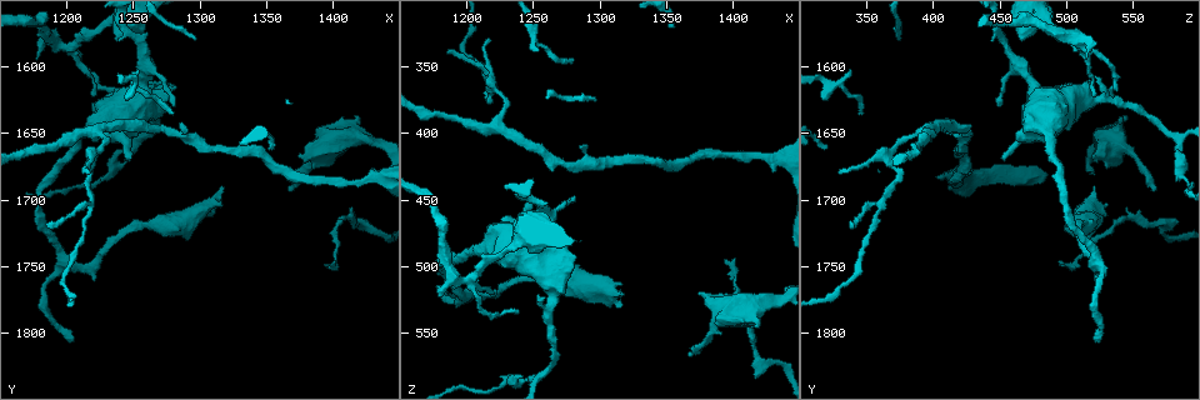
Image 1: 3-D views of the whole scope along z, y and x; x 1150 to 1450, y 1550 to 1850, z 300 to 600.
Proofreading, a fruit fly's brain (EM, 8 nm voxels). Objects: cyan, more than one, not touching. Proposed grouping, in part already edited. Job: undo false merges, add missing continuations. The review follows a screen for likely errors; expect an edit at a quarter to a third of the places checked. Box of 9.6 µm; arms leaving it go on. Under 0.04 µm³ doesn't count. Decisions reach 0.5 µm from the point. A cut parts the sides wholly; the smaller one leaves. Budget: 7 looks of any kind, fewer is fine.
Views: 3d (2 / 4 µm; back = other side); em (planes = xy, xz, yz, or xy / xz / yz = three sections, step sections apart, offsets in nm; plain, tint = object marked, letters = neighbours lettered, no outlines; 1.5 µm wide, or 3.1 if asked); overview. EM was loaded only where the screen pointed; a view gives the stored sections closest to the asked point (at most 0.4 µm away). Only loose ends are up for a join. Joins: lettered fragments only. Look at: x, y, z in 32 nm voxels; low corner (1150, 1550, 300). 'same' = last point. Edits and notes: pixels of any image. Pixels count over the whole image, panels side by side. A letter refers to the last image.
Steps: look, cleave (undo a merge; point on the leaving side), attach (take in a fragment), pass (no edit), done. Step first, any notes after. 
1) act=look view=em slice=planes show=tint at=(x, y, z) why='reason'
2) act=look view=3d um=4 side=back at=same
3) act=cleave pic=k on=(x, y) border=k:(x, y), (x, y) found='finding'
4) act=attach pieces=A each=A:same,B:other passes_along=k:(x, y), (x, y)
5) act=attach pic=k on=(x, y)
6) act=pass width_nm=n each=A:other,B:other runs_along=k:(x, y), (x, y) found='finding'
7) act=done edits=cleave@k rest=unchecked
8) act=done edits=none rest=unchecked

act=look view=3d um=4 at=(1368, 1688, 568) why='branch stops here'

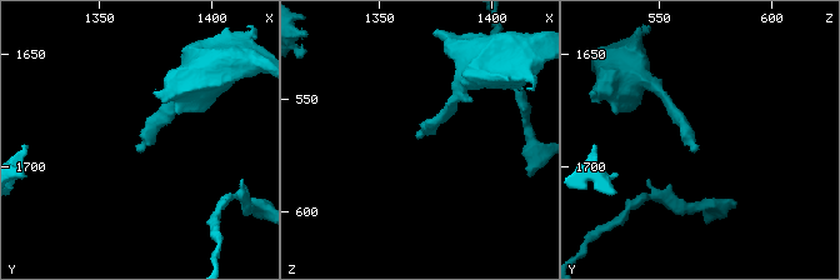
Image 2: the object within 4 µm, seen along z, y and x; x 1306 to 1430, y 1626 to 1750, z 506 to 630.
act=look view=em slice=planes show=plain at=(1369, 1690, 568) why='shape alone is not enough'

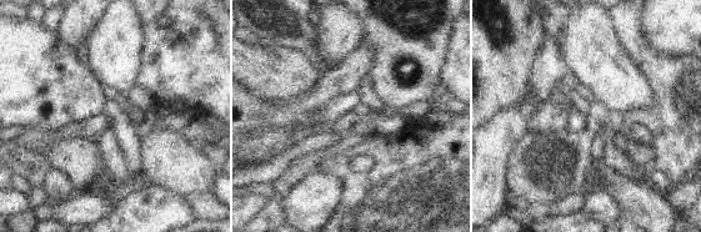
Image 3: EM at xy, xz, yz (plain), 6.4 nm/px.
act=look view=em slice=planes show=letters at=same why='what lies round it'

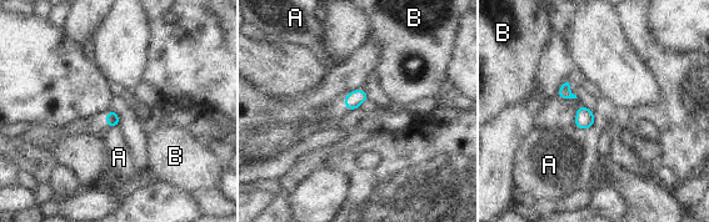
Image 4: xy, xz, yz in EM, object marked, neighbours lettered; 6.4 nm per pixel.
act=pass longest_contact=A:130nm each=A:other,B:other border=4:(574, 125), (582, 129), (593, 126) found='no lettered fragment goes on from it'

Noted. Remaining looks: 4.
act=look view=em slice=planes show=letters at=(1204, 1804, 520)

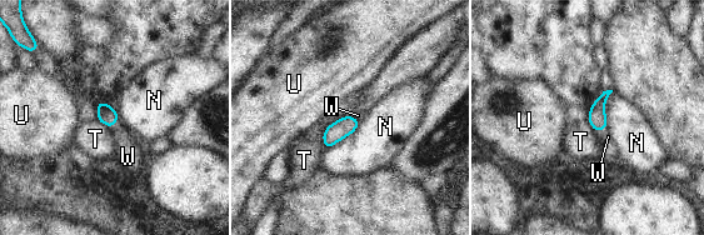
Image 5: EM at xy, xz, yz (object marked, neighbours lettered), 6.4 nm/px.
act=attach pieces=W each=N:other,T:other,U:other,W:same passes_along=5:(597, 118), (600, 130), (603, 136) found='it goes on there'

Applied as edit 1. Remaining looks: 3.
act=look view=em slice=yz step=4 show=tint at=(1206, 1586, 506) why='abrupt turn'

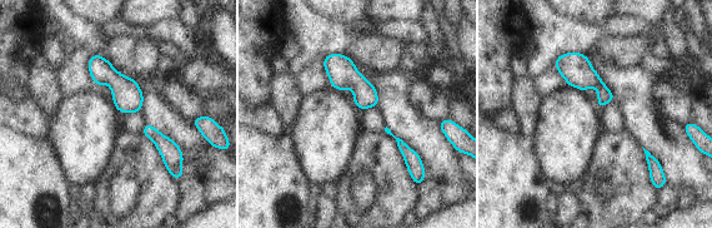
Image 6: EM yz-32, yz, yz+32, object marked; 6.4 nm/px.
act=look view=em slice=yz step=4 show=letters at=same why='what lies round it'

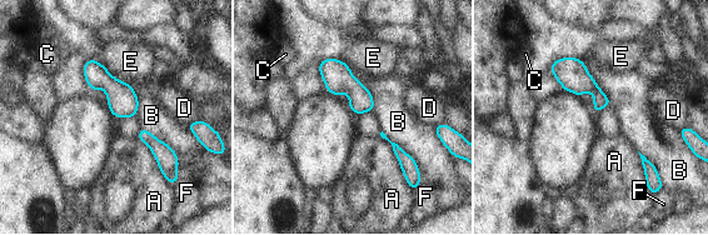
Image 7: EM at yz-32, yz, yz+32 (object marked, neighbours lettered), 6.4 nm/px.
act=pass each=A:other,B:other,C:other,D:other,E:other,F:other border=7:(380, 135), (390, 144), (409, 185) found='one neuron here'

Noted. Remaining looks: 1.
act=done edits=attach@5 rest=unchecked

